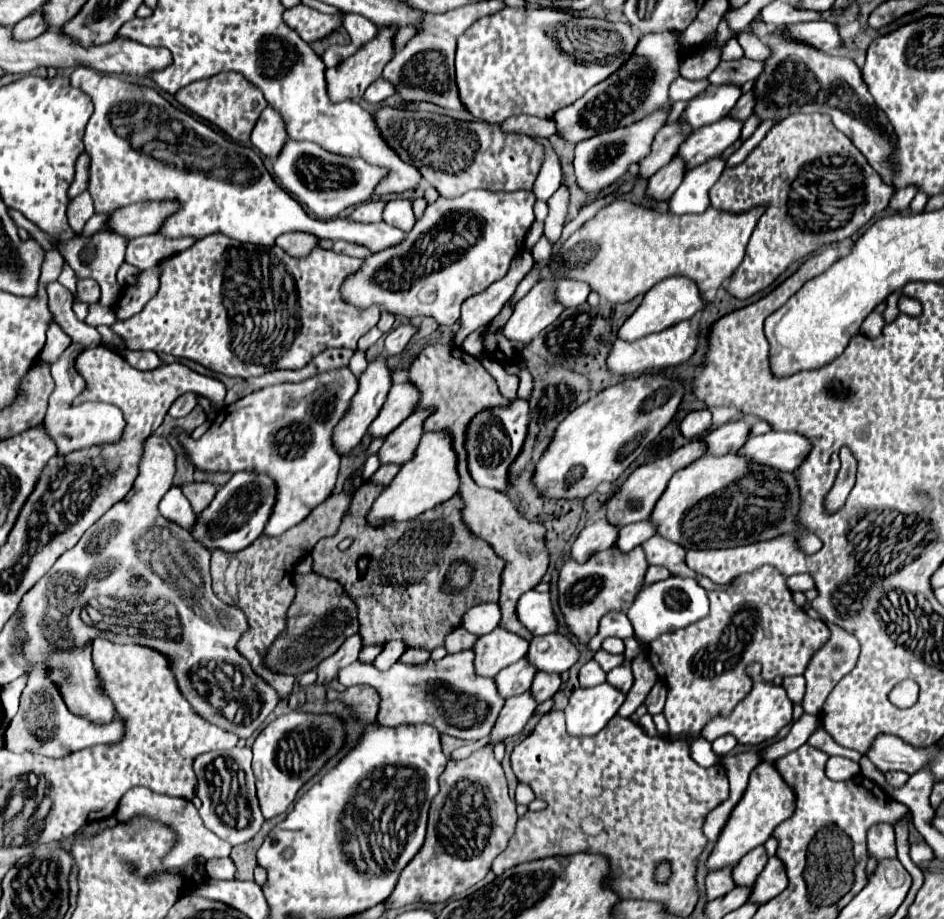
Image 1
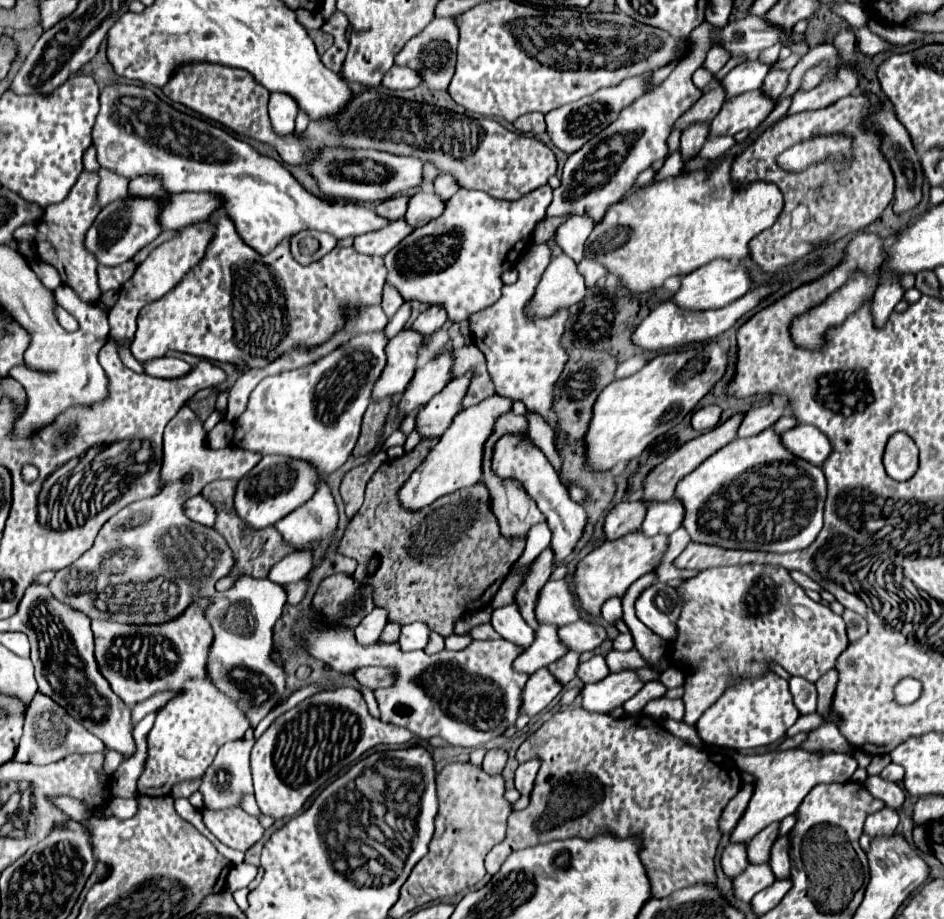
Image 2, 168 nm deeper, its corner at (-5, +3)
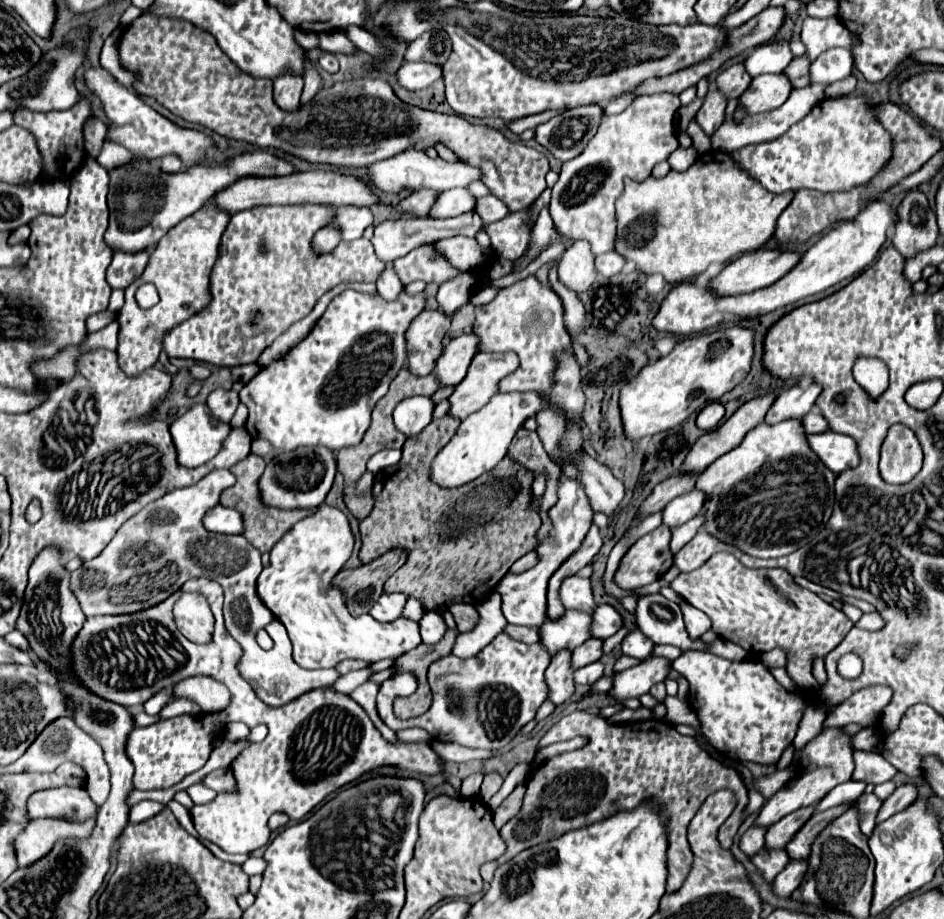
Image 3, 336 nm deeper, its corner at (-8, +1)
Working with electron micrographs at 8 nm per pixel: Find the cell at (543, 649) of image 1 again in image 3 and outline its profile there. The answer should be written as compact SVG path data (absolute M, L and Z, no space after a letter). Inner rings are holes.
M604 604L594 610L592 624L590 624L590 638L606 640L612 634L616 634L620 628L622 628L622 618L612 606Z

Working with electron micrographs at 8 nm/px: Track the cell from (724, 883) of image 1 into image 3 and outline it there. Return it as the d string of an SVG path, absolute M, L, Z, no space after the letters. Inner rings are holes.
M748 828L742 838L740 838L740 850L750 858L754 856L762 846L764 846L764 834L766 834L766 828Z

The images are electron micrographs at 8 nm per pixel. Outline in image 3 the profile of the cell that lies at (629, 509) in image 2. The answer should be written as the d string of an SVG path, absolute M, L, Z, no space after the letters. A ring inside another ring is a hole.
M674 474L668 480L660 482L652 490L652 494L640 504L640 508L636 512L636 518L646 518L646 516L662 510L672 498L676 498L676 496L692 490L694 482L696 482L696 476L684 476L684 474Z

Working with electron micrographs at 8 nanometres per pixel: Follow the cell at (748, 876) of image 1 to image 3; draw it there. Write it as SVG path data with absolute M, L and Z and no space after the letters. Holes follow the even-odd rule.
M814 806L800 808L800 810L792 812L792 814L780 818L776 824L772 824L768 828L768 832L766 832L764 848L766 850L780 850L780 848L784 848L792 840L792 836L796 834L796 830L810 818L812 810L814 810Z

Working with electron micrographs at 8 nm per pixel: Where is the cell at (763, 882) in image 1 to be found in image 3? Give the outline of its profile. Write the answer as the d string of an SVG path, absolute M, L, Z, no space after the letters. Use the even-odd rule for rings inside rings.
M848 804L844 806L836 806L832 810L826 810L826 812L820 812L820 814L814 814L798 832L796 836L786 844L786 852L790 856L790 860L804 860L808 856L808 850L810 850L810 844L812 844L812 838L830 822L832 816L844 812L848 808Z

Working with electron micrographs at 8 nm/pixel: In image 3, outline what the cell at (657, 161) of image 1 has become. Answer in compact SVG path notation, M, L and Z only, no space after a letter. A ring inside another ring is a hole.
M734 64L734 66L730 66L718 74L716 88L724 94L726 100L736 100L742 94L742 90L748 88L750 80L752 78L748 78L748 74L744 74L744 66Z

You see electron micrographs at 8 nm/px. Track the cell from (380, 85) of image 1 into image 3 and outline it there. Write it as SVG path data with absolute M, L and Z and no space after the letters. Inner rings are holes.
M404 62L396 72L398 84L406 90L424 90L434 80L442 78L442 68L426 62Z

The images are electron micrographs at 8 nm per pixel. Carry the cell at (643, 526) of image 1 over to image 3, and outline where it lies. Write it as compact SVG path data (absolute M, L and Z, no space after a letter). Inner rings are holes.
M690 490L688 494L680 494L680 498L674 498L672 502L668 502L668 506L664 506L662 524L666 524L668 528L686 524L700 512L704 498L706 496L700 490Z

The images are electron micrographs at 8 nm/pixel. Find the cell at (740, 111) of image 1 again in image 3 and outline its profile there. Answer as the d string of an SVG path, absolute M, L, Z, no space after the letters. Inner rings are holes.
M800 56L800 58L794 58L790 66L784 70L784 76L790 80L792 88L800 88L808 84L808 66L810 66L808 56Z

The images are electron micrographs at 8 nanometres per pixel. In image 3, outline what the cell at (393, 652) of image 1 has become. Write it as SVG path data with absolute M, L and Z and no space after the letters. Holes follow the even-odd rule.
M424 614L422 620L418 622L418 628L424 644L436 644L446 632L446 624L440 614Z

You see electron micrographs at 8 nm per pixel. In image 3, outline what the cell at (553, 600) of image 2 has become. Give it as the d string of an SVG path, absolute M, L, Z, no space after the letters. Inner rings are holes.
M570 576L560 586L560 600L566 610L578 610L584 614L592 614L596 604L590 590L590 580Z

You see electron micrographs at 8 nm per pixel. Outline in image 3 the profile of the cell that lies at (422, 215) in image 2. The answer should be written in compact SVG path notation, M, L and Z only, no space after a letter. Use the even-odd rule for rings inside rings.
M452 188L438 194L438 198L434 200L428 212L428 218L460 216L464 212L474 210L474 206L476 206L476 198L466 188Z

